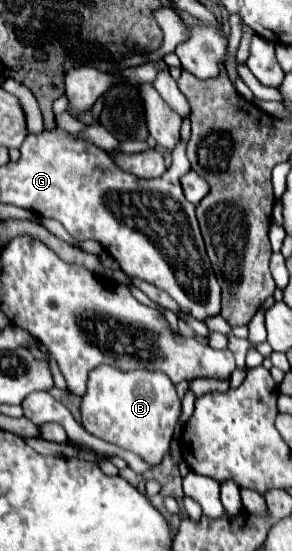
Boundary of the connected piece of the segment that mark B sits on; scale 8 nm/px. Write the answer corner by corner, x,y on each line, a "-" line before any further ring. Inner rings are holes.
98,366
90,372
88,390
80,400
82,426
88,434
132,450
148,464
156,466
170,450
176,422
182,414
182,402
174,384
162,372
130,370
122,372
112,366

